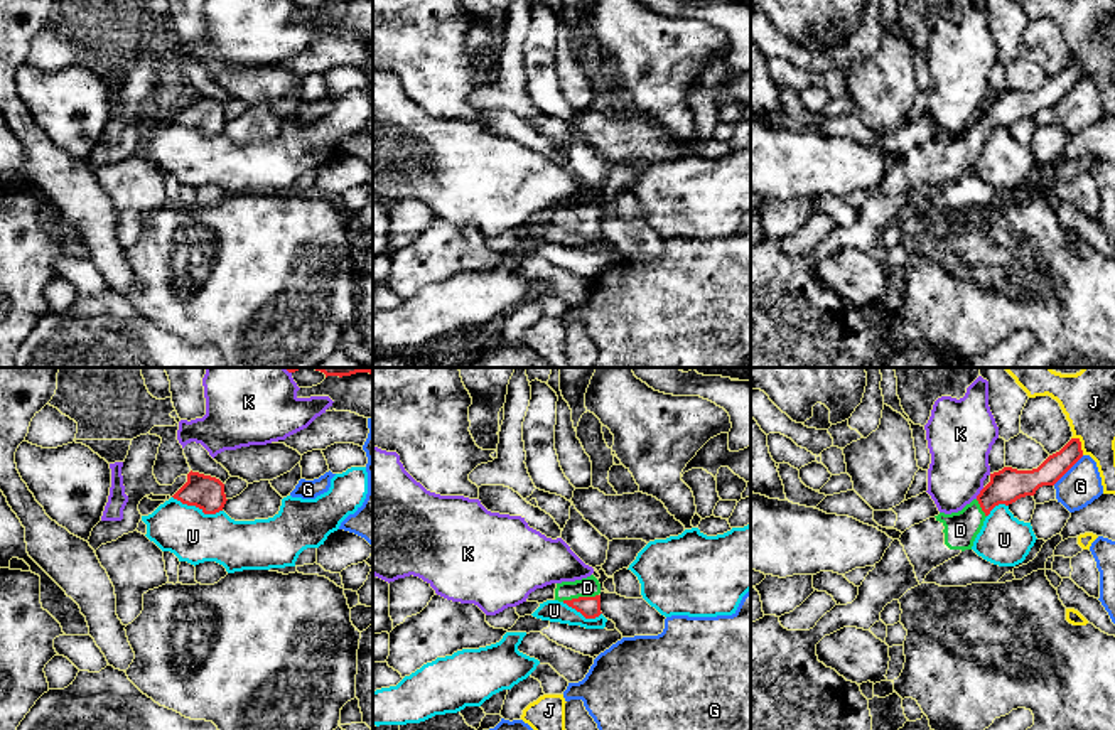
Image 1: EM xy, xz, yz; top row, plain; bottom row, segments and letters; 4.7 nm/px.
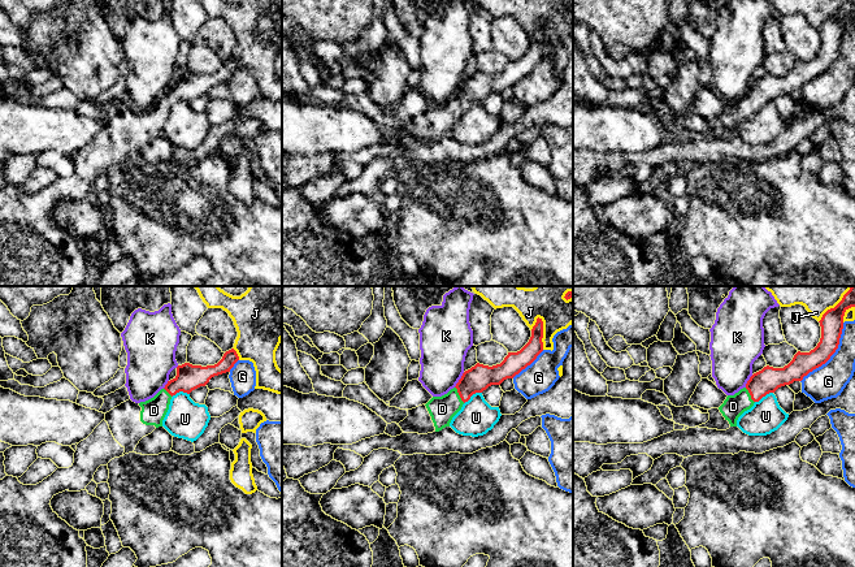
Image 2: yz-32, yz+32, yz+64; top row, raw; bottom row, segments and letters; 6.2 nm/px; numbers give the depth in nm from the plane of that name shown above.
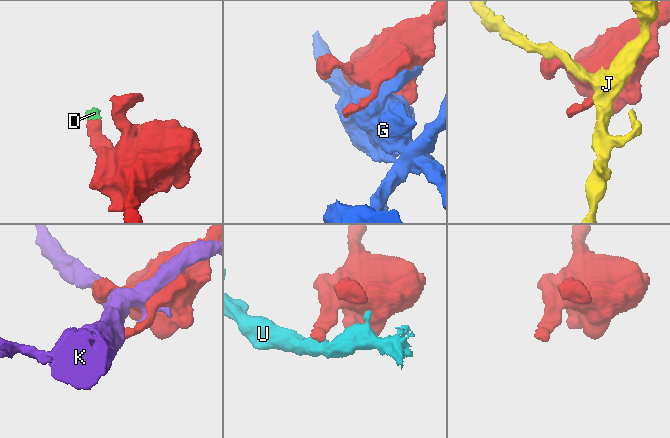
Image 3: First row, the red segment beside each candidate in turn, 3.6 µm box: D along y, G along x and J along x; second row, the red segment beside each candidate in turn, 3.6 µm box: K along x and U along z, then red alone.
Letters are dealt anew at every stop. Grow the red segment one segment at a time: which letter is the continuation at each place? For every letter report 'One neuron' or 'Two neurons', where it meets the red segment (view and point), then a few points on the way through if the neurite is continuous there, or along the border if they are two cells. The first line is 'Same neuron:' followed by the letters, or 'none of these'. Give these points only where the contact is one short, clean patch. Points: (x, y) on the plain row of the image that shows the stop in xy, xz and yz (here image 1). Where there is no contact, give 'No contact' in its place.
Same neuron: D
D: One neuron. Touches red at xz (579, 220). Path across: xz (589, 230), (579, 220), (587, 209)
G: Two neurons. Touches red at yz (1068, 91)
J: Two neurons. Touches red at yz (1080, 66)
K: Two neurons. Touches red at yz (980, 115)
U: Two neurons. Touches red at xy (198, 128). Boundary: xy (172, 118), (198, 128), (204, 135), (221, 134)

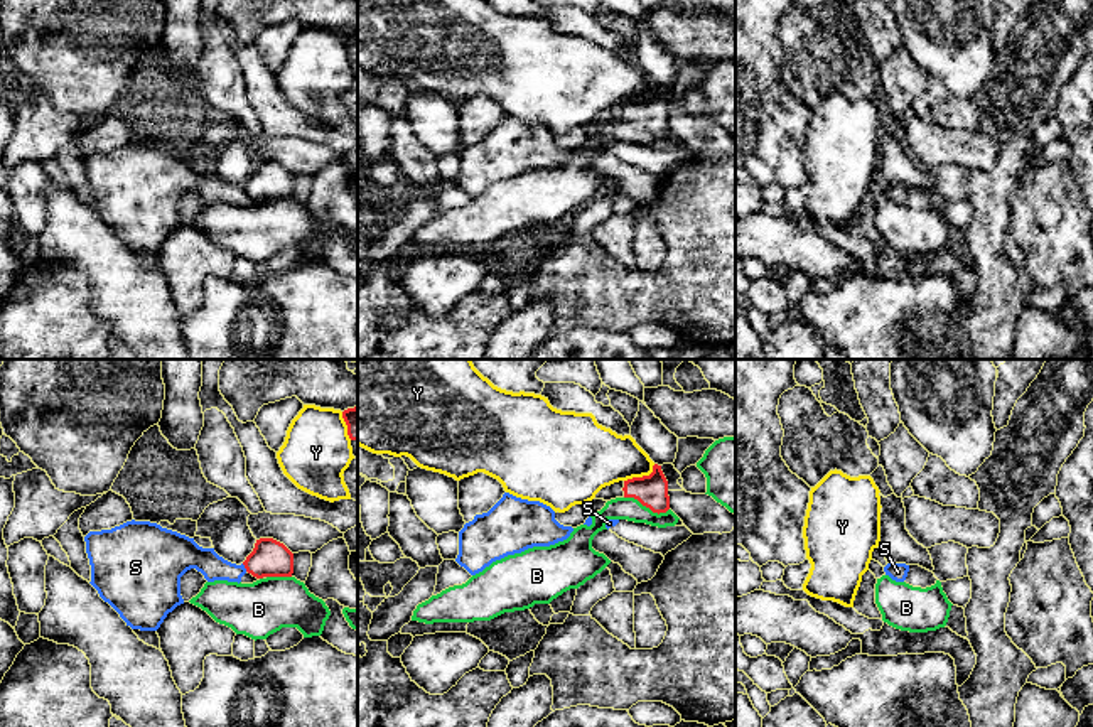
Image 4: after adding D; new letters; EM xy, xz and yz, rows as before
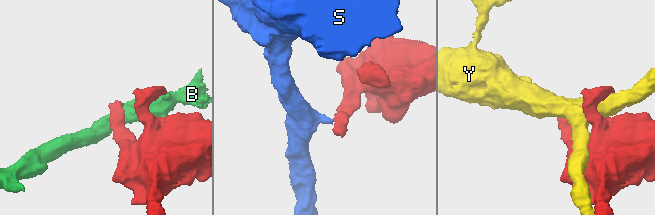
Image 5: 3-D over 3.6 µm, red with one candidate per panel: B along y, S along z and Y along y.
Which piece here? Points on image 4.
Same neuron: none of these
B: Two neurons. Touches red at xz (646, 129). Boundary: xz (624, 118), (633, 118), (658, 135), (668, 132)
S: Two neurons. Touches red at xy (245, 189). Boundary: xy (242, 186), (247, 193)
Y: Two neurons. Touches red at xz (643, 98)

